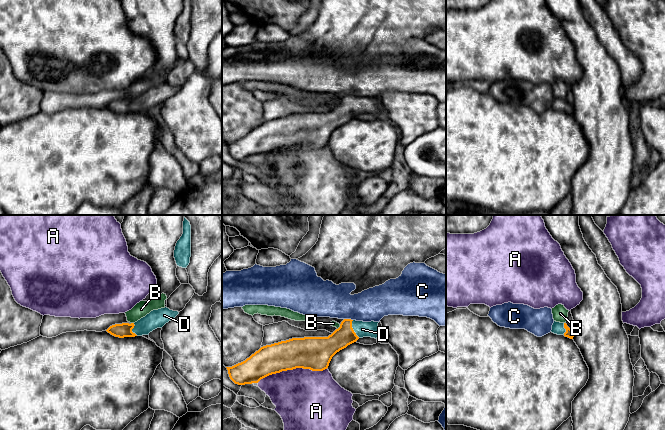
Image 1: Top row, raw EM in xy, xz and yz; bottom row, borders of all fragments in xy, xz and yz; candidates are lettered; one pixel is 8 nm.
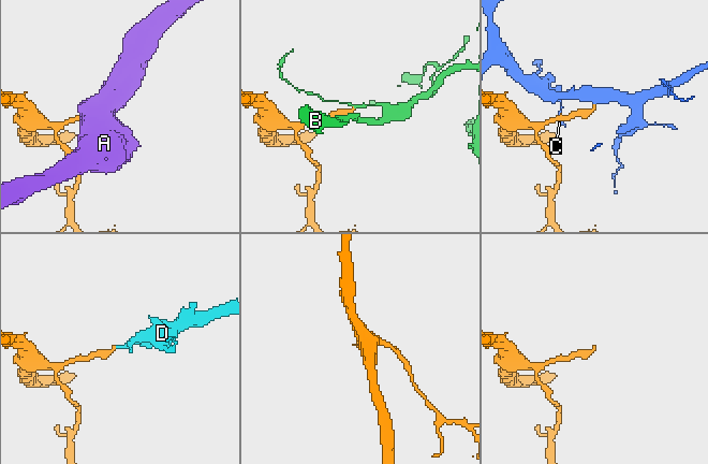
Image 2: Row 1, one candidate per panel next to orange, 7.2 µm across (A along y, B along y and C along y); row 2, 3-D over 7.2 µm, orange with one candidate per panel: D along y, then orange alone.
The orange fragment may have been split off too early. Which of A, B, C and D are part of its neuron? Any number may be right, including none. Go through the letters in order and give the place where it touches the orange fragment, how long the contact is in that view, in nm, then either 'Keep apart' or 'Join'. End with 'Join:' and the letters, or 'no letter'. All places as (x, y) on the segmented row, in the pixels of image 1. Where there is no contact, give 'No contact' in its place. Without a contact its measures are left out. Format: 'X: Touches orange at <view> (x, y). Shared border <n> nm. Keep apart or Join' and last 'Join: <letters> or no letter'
A: Touches orange at xz (292, 369). Shared border 600 nm. Keep apart
B: Touches orange at xy (132, 323). Shared border 30 nm. Keep apart
C: Touches orange at xz (348, 319). Shared border 70 nm. Keep apart
D: Touches orange at xz (352, 329). Shared border 160 nm. Join
Join: D

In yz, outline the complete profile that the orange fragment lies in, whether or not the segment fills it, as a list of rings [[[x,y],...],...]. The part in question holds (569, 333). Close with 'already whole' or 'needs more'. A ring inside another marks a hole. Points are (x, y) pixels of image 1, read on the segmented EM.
[[[554,321],[551,332],[557,335],[564,335],[565,337],[568,337],[570,339],[573,339],[574,337],[573,330],[570,329],[566,323]]]; needs more

